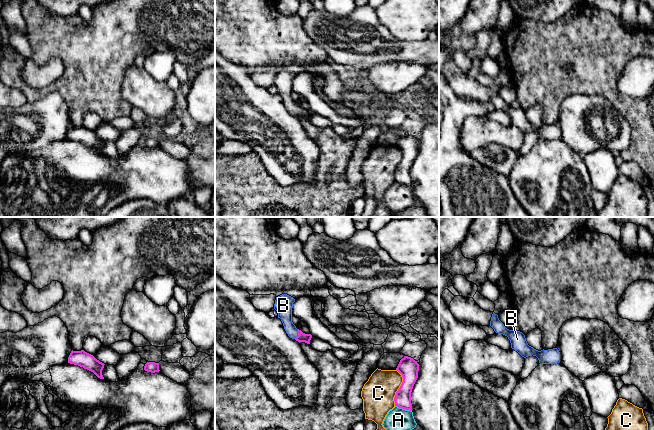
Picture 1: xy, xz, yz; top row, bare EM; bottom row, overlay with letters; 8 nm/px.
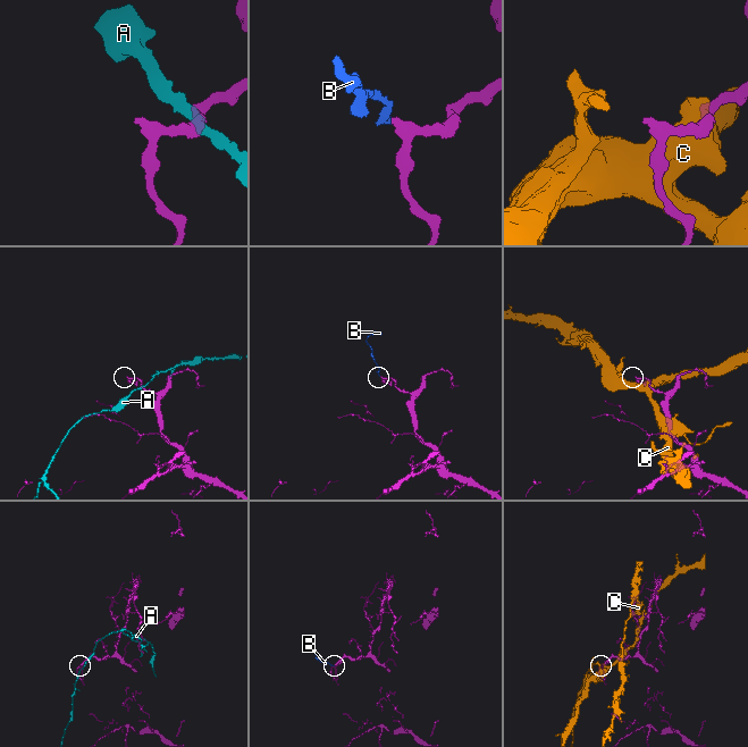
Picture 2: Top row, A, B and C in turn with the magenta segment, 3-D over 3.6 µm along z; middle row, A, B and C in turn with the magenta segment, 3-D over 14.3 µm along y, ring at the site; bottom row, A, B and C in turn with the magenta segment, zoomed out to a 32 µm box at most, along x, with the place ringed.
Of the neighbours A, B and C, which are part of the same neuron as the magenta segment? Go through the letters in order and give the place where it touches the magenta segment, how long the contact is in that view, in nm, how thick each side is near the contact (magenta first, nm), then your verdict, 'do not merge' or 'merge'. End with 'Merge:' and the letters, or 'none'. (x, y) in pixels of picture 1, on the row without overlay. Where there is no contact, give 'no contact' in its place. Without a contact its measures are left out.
A: meets magenta in xz at (403, 184); contact 140 nm long; 130 nm thick on the magenta side, 220 nm on the other; do not merge
B: meets magenta in xz at (298, 110); contact 90 nm long; 80 nm thick on the magenta side, 130 nm on the other; merge
C: meets magenta in xz at (400, 163); contact 300 nm long; 160 nm thick on the magenta side, 260 nm on the other; do not merge
Merge: B

